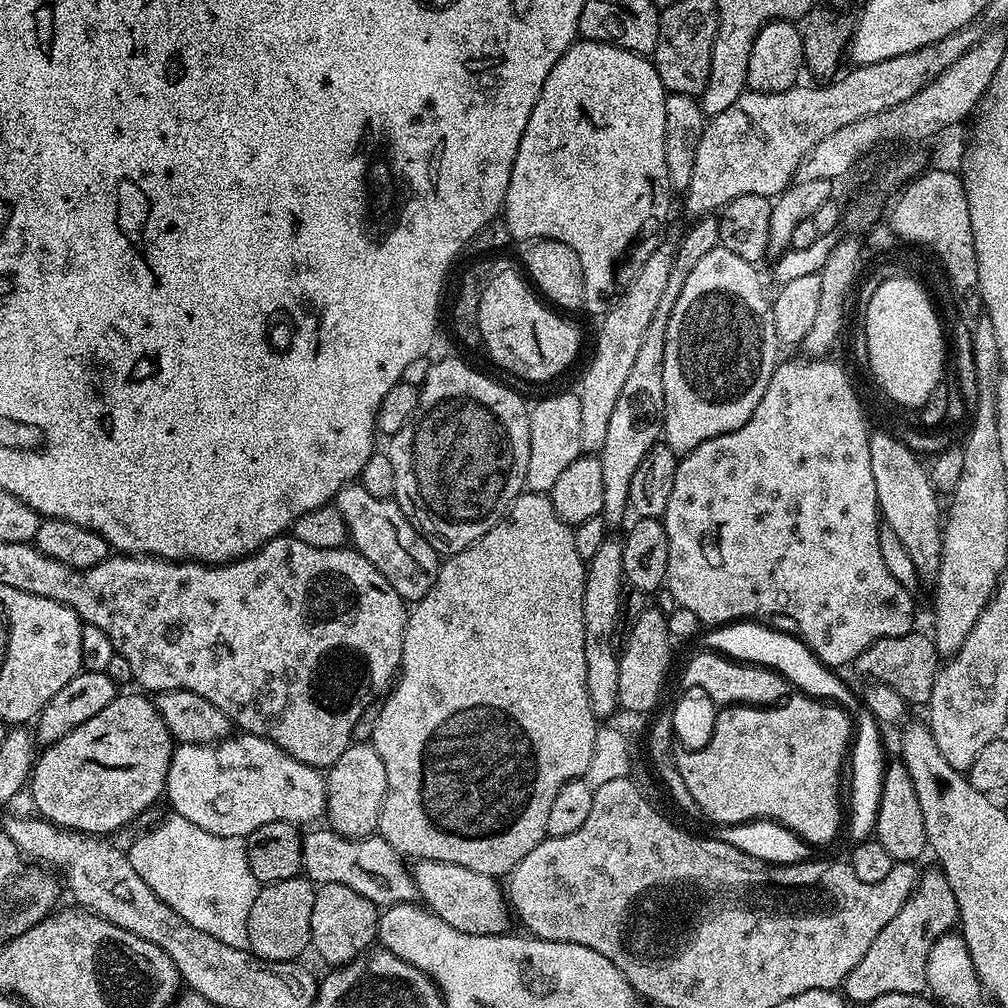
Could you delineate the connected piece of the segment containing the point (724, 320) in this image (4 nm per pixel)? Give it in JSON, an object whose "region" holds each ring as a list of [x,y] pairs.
{"region":[[[718,246],[714,250],[710,250],[710,254],[698,258],[698,266],[694,266],[694,270],[690,270],[690,275],[686,277],[686,286],[682,286],[682,294],[678,294],[678,302],[674,302],[674,310],[670,314],[666,326],[666,350],[662,362],[662,390],[666,398],[662,440],[677,454],[694,450],[694,446],[698,446],[710,438],[730,434],[734,430],[738,430],[738,426],[746,426],[750,414],[754,414],[758,402],[762,402],[762,394],[766,394],[766,386],[776,374],[778,363],[776,351],[781,351],[782,345],[774,330],[774,318],[769,297],[764,297],[764,288],[760,285],[760,276],[756,271],[758,271],[757,265],[746,262],[746,258],[738,258],[738,254],[730,254],[730,250]]]}

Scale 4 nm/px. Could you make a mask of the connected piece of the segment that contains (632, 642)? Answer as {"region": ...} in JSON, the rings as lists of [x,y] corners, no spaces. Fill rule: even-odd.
{"region":[[[645,607],[634,622],[626,646],[619,653],[618,698],[619,707],[628,712],[648,712],[657,707],[656,699],[664,688],[668,667],[672,664],[674,641],[668,629],[668,617],[659,607]]]}

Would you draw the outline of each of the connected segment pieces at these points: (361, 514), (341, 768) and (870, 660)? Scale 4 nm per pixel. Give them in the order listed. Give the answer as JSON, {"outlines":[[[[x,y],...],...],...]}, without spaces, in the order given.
{"outlines":[[[[353,482],[340,490],[334,507],[346,522],[351,547],[376,567],[378,574],[398,590],[405,602],[422,599],[430,586],[434,586],[440,573],[441,553],[436,552],[415,524],[409,522],[395,499],[374,498],[359,482]]],[[[368,742],[349,744],[342,758],[338,758],[338,762],[334,762],[332,767],[327,769],[326,779],[328,781],[327,827],[340,836],[359,838],[373,835],[380,826],[380,811],[386,794],[386,766],[382,766],[382,758],[378,758],[378,750],[374,750]]],[[[913,630],[901,636],[878,638],[854,661],[854,669],[860,676],[865,676],[865,681],[885,684],[894,693],[903,698],[909,705],[927,705],[930,694],[934,690],[936,669],[942,663],[937,655],[935,642],[931,635],[923,636],[919,630]]]]}

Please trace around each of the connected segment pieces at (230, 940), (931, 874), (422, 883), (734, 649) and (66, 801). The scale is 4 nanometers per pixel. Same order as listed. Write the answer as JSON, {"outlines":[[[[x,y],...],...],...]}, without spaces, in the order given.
{"outlines":[[[[175,814],[161,822],[157,828],[144,832],[132,845],[127,845],[128,861],[142,882],[162,898],[190,926],[206,930],[226,942],[226,946],[247,949],[248,931],[246,922],[250,918],[250,906],[258,891],[258,881],[250,870],[248,850],[239,836],[219,836],[186,822],[186,818]]],[[[938,868],[927,870],[916,883],[915,890],[910,894],[906,906],[886,922],[886,926],[874,938],[870,950],[850,970],[842,985],[842,992],[856,1006],[866,1002],[874,1002],[882,994],[920,994],[927,985],[927,959],[930,950],[941,936],[949,933],[959,919],[957,899],[950,884],[946,882],[944,873]]],[[[433,860],[415,861],[411,873],[419,899],[435,916],[442,918],[442,922],[450,922],[454,930],[479,936],[503,936],[509,931],[510,905],[497,877],[478,874],[478,870],[466,870],[466,866]]],[[[733,622],[713,627],[709,632],[712,632],[708,636],[707,647],[709,649],[720,654],[727,654],[729,657],[740,662],[747,662],[749,665],[773,669],[782,675],[793,689],[799,690],[805,696],[831,702],[845,710],[852,710],[857,707],[857,693],[855,696],[836,677],[839,675],[827,664],[821,662],[799,636],[777,630],[772,626],[765,626],[760,622]]],[[[118,694],[114,698],[114,702],[110,702],[110,706],[106,706],[106,710],[98,710],[98,714],[90,718],[89,721],[82,722],[76,729],[70,730],[65,737],[58,738],[58,742],[47,745],[47,747],[43,749],[44,753],[42,753],[41,756],[39,753],[39,755],[35,757],[32,766],[32,775],[30,777],[30,792],[32,788],[32,804],[37,808],[35,811],[39,813],[41,817],[52,824],[56,824],[59,828],[68,828],[71,832],[86,832],[89,836],[104,838],[112,834],[108,832],[116,832],[119,828],[126,827],[135,816],[142,815],[159,796],[161,799],[161,797],[165,795],[164,783],[170,770],[174,741],[170,730],[166,728],[166,722],[162,722],[155,703],[153,703],[147,695],[144,696],[124,696],[124,694]]]]}

